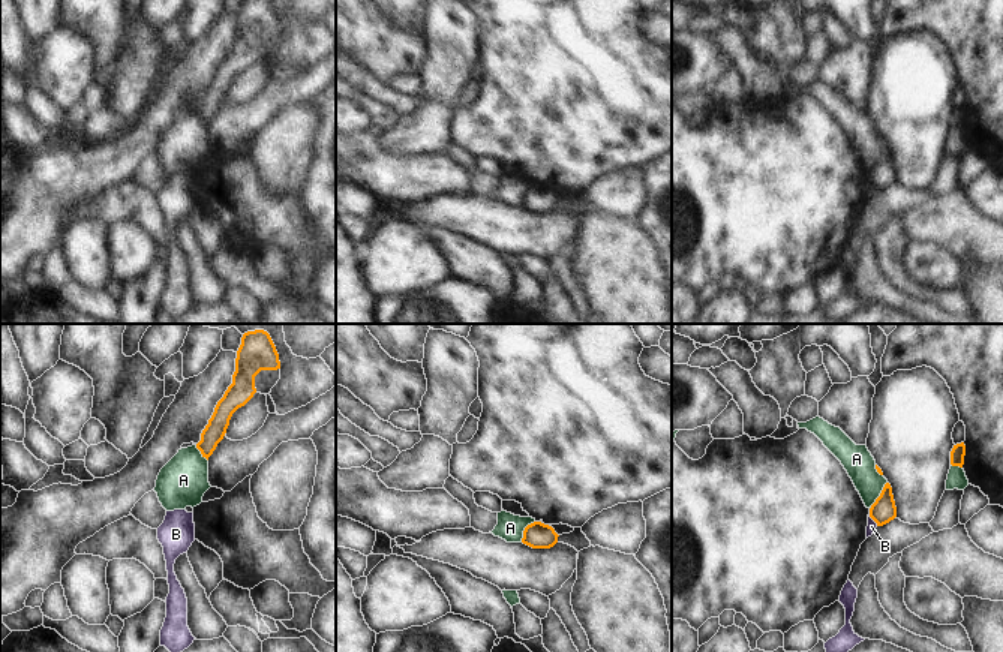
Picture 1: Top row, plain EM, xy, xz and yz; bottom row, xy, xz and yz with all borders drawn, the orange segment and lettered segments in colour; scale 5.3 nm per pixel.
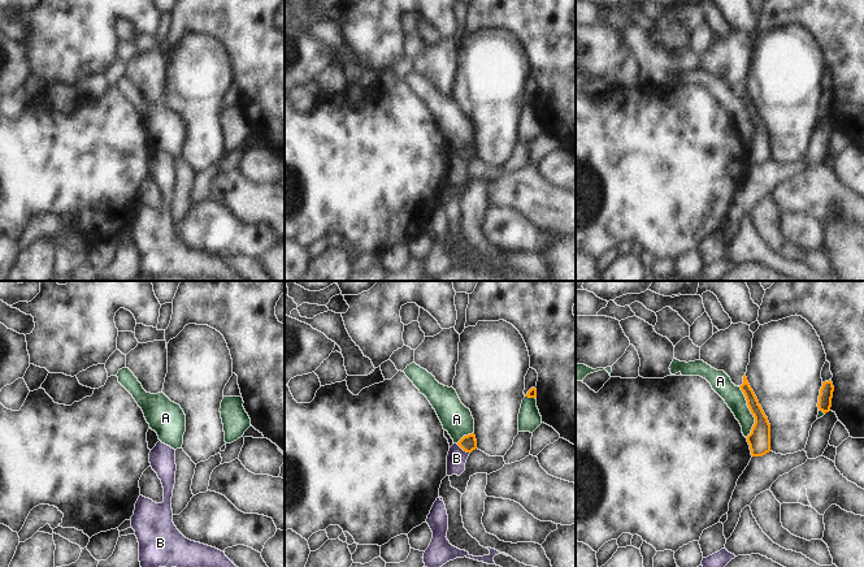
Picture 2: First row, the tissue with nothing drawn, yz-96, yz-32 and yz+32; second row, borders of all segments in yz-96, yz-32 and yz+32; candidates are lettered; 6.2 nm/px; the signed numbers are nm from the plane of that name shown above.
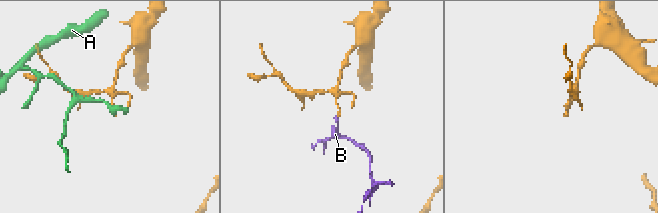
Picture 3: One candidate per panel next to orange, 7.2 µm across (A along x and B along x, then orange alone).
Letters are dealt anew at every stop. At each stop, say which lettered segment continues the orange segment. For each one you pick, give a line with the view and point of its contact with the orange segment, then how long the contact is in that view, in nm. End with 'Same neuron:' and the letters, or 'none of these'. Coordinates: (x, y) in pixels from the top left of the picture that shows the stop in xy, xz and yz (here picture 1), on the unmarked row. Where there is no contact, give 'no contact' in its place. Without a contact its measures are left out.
Same neuron: none of these

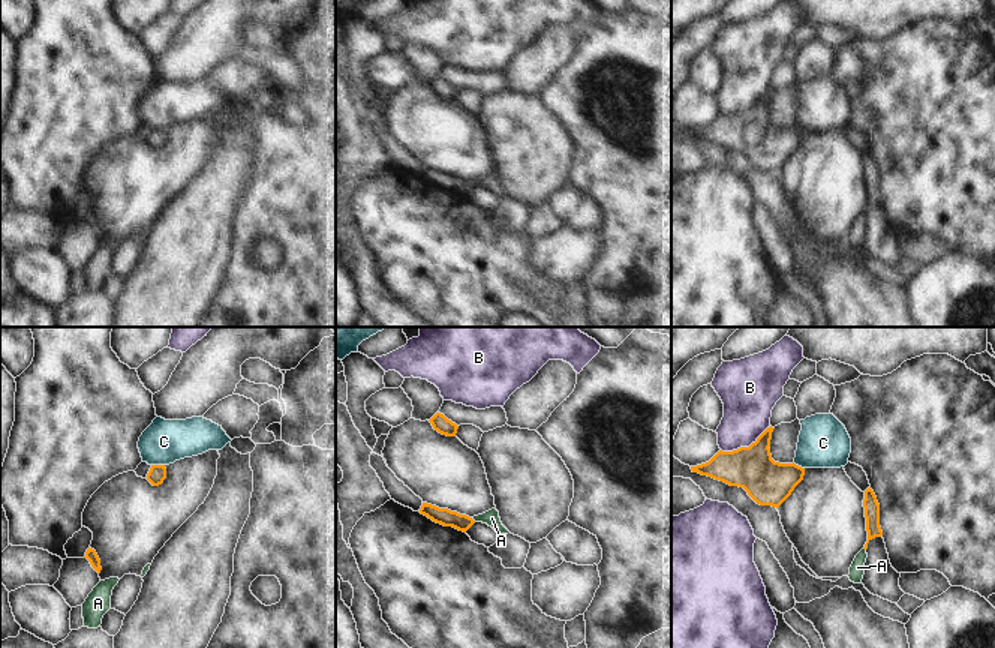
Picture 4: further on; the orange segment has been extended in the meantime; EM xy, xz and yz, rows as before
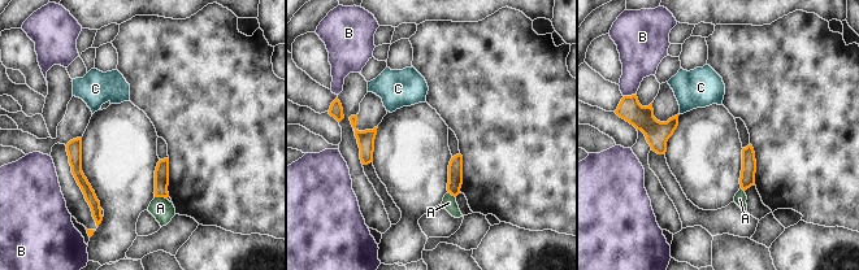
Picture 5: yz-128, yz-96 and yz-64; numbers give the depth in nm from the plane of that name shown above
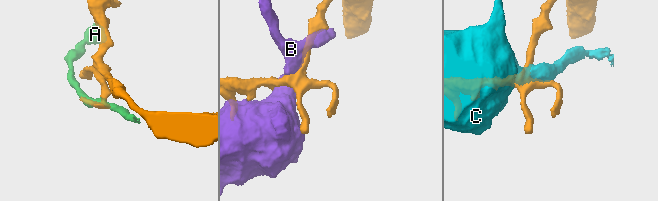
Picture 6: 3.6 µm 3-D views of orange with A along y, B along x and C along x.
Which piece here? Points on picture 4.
Same neuron: none of these

